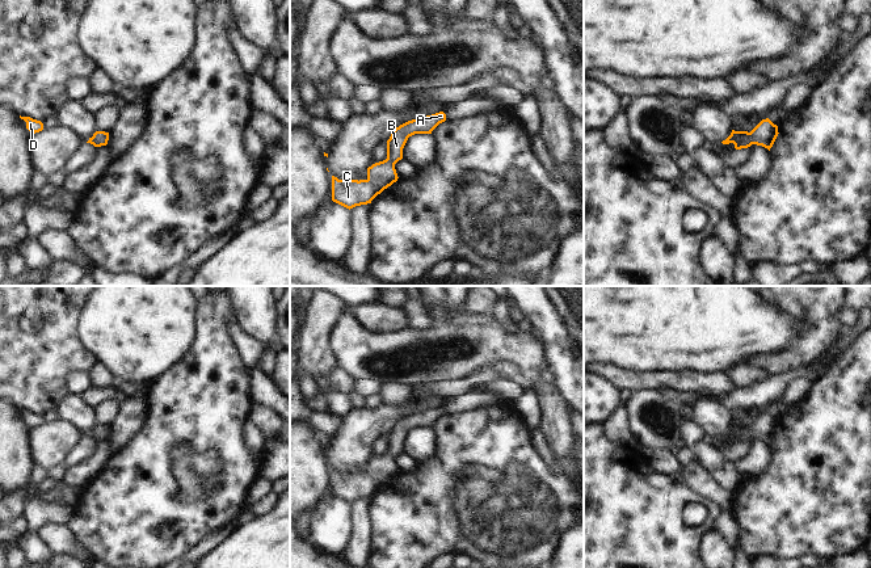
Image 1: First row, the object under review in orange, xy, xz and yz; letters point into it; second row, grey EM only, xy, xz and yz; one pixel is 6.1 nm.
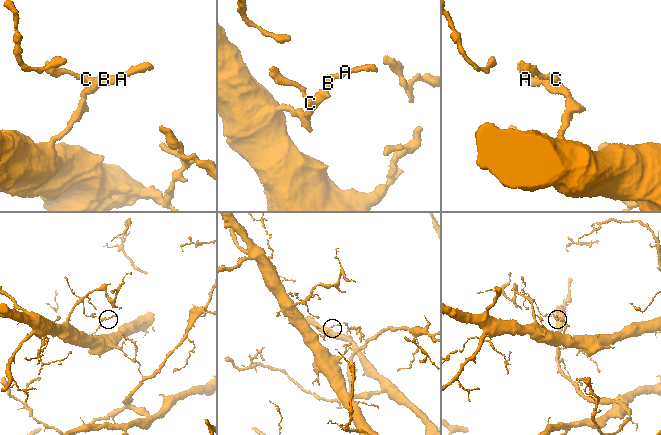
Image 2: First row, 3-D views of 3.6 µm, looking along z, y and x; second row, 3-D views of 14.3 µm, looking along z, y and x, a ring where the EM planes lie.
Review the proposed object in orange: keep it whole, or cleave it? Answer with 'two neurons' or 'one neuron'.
one neuron

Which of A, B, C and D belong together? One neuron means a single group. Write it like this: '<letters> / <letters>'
A B C D

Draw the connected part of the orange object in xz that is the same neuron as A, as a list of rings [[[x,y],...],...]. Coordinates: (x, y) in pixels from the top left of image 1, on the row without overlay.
[[[443,405],[408,415],[394,424],[387,434],[387,453],[367,462],[366,474],[338,474],[332,470],[332,495],[346,501],[371,497],[384,483],[397,475],[395,458],[403,453],[403,442],[415,428],[432,428],[446,415]]]

